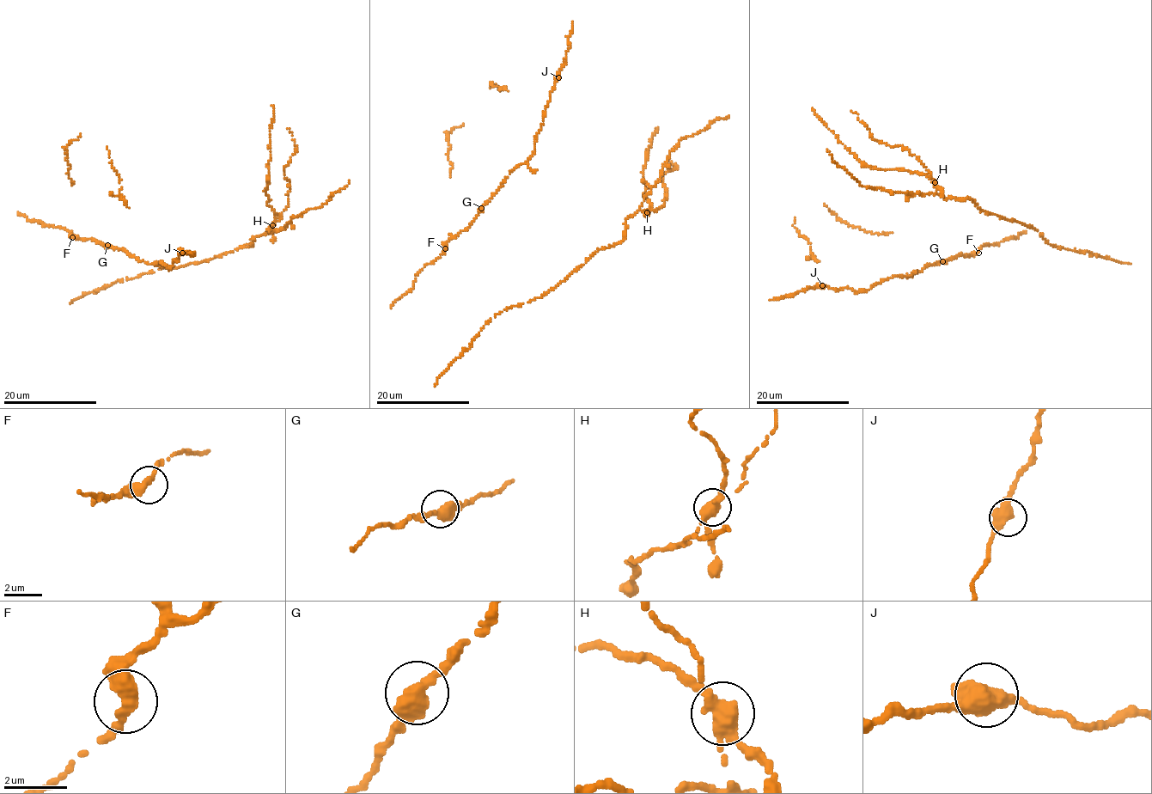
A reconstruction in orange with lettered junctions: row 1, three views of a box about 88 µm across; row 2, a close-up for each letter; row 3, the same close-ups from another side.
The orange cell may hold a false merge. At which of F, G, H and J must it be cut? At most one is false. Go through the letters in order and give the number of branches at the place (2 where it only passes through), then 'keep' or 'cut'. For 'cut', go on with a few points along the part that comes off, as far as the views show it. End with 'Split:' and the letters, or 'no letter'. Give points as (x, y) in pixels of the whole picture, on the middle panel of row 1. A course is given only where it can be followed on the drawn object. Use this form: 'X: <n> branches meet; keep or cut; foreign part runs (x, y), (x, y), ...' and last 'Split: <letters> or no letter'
F: 2 branches meet; keep
G: 2 branches meet; keep
H: 3 branches meet; cut
J: 3 branches meet; keep
Split: H

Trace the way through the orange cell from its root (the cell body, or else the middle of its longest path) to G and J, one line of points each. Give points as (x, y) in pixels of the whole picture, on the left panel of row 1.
G: (73, 236), (94, 239), (107, 245)
J: (73, 236), (94, 239), (106, 246), (122, 249), (147, 263), (161, 261), (169, 270), (182, 253)

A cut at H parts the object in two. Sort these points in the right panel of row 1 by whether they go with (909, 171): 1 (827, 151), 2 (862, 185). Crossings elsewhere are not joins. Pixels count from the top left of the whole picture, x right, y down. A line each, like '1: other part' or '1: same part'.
1: other part
2: other part

